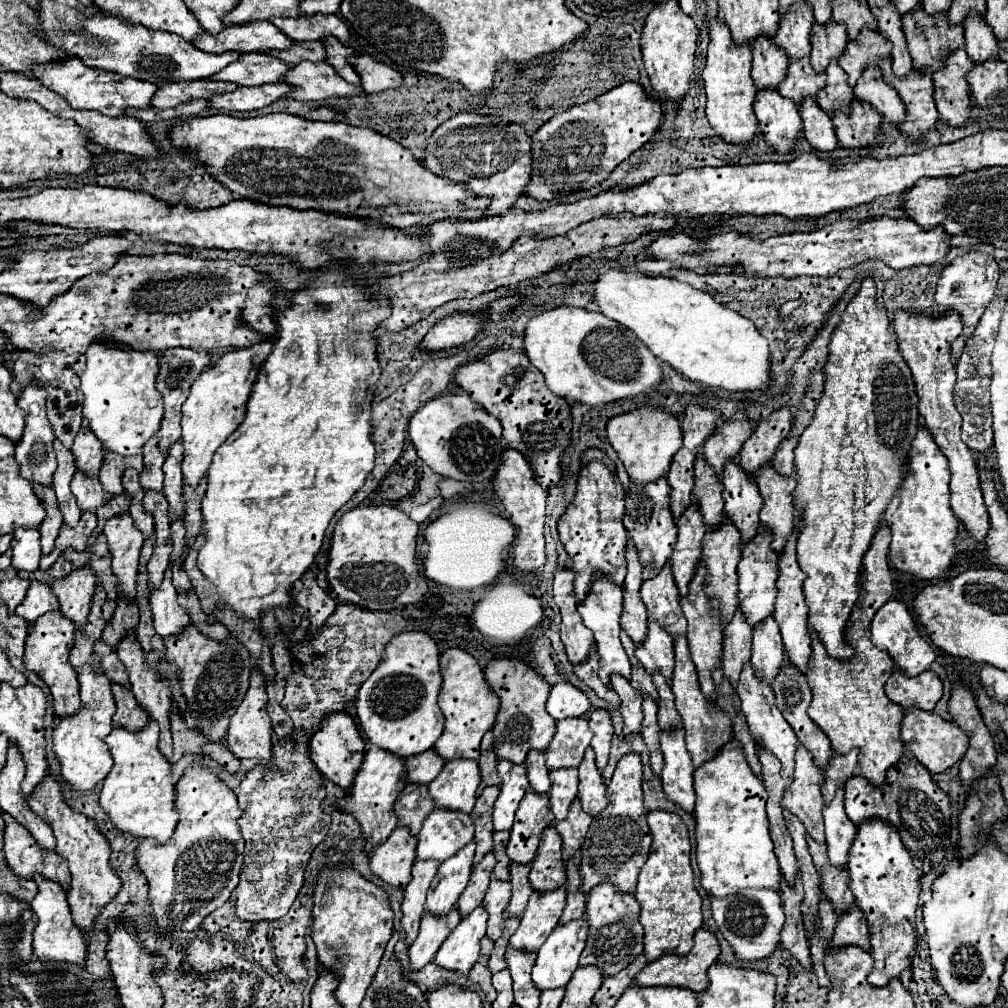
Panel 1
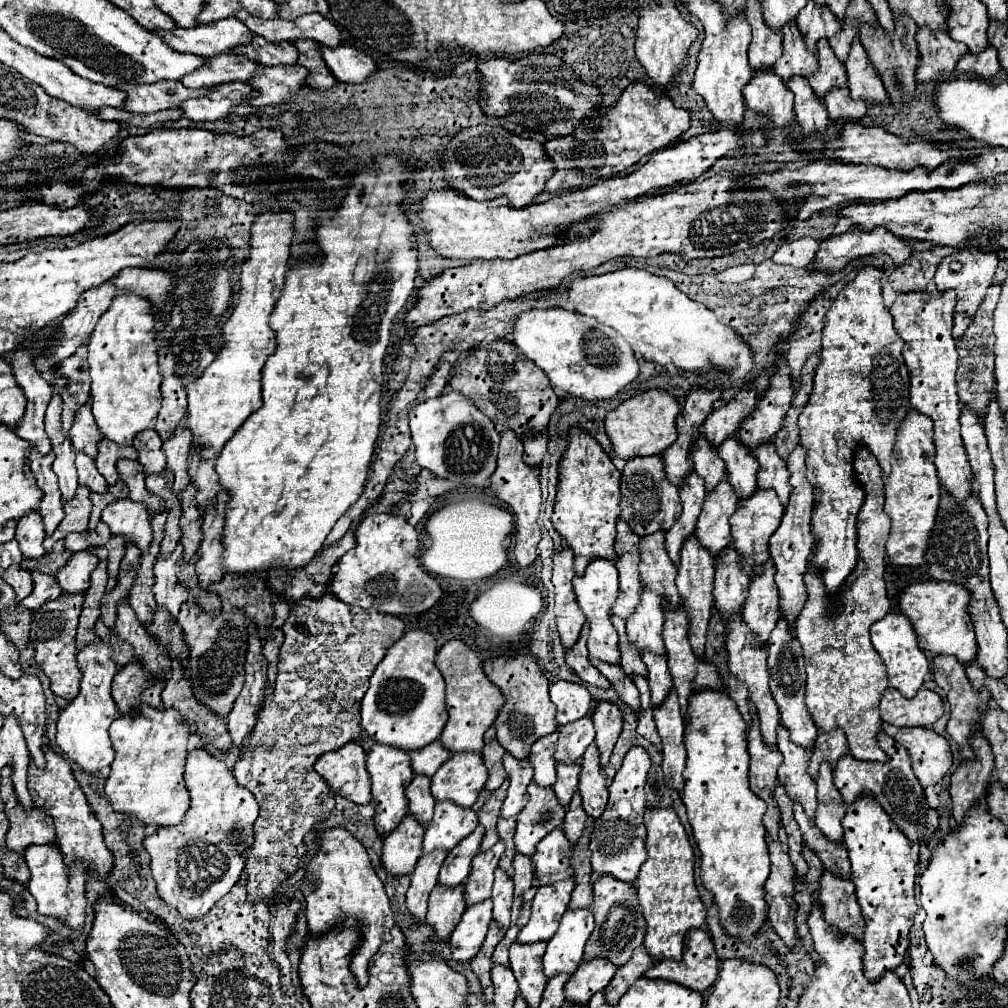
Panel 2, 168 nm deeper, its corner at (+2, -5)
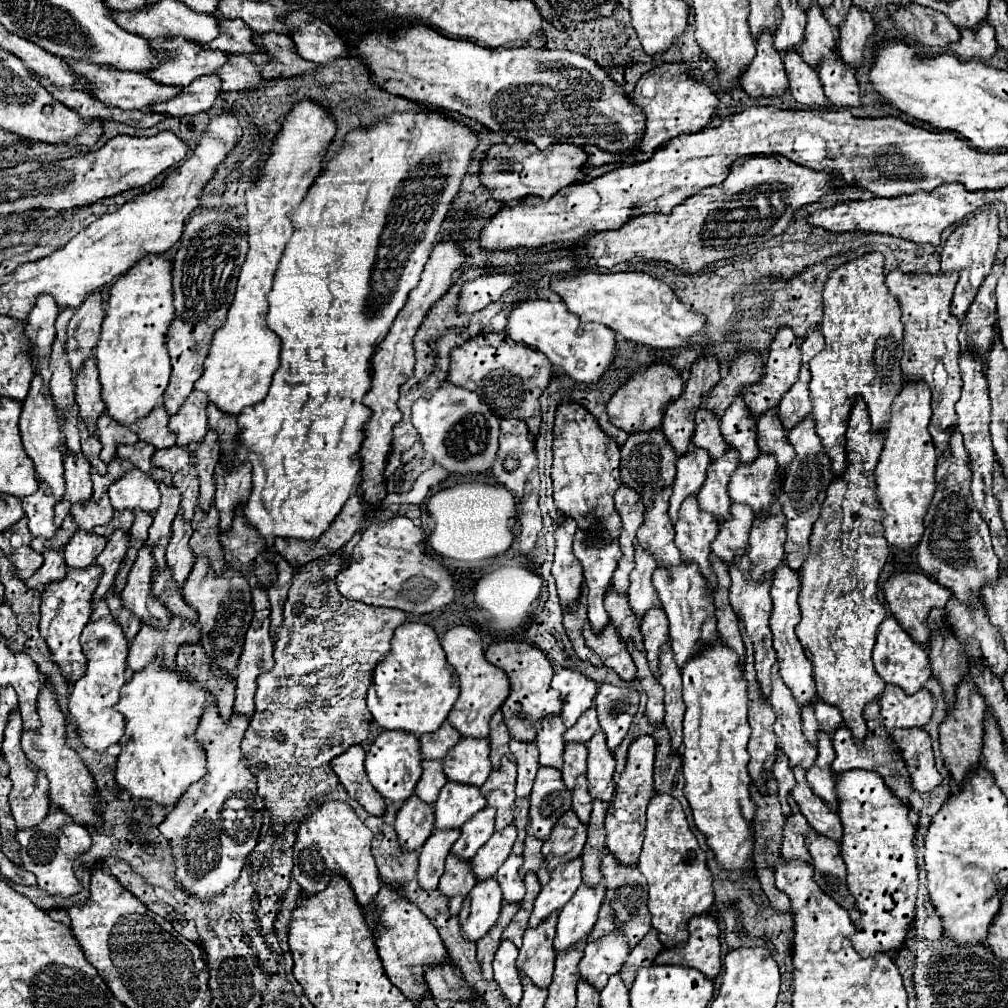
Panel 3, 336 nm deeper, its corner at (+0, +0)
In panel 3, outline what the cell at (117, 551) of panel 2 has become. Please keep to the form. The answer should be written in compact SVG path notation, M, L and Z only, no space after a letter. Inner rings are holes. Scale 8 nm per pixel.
M116 511L114 513L114 519L106 525L106 527L98 527L98 529L94 529L98 535L104 535L104 537L108 537L112 531L116 531L116 529L122 529L122 531L128 531L130 529L130 525L132 525L132 521L134 521L134 513L132 511Z

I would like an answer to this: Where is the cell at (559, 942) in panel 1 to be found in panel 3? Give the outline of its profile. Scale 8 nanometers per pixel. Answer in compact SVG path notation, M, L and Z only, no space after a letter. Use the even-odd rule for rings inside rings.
M602 883L596 887L580 885L574 897L564 905L558 915L558 929L554 937L556 953L572 949L576 943L588 939L598 919L598 909L604 899L604 891L606 887Z

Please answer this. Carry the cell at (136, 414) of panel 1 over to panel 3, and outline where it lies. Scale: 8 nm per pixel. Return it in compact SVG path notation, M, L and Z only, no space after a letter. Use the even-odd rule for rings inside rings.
M144 257L126 275L122 275L110 289L106 317L102 321L100 341L96 345L96 365L100 371L102 401L106 415L122 425L130 425L162 403L162 393L170 381L170 357L166 351L166 331L174 317L172 305L172 273L170 261L164 257Z

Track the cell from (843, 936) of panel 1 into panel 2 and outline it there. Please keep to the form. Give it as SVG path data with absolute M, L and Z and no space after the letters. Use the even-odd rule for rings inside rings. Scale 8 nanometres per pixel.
M824 870L820 878L820 896L818 896L826 922L834 924L840 932L852 934L854 938L862 938L864 934L864 918L860 914L860 906L854 896L854 884L848 880L830 874Z

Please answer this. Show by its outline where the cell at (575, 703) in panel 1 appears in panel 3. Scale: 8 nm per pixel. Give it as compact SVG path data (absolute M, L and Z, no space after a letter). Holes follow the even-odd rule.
M562 669L554 675L552 687L560 691L562 697L562 721L566 727L572 727L578 717L592 705L596 695L596 683L592 679L586 679L578 671Z

